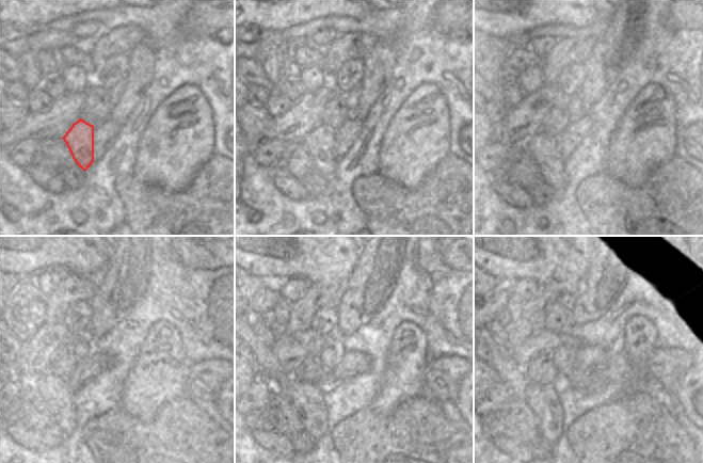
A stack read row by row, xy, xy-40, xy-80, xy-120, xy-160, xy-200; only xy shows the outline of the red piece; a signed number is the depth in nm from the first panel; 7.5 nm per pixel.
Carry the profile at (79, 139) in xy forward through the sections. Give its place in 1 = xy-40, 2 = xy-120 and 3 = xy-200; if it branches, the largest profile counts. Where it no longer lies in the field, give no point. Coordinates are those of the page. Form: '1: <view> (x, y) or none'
1: xy-40 (319, 142)
2: xy-120 (67, 418)
3: xy-200 (553, 416)

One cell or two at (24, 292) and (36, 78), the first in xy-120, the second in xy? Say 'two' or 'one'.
one

